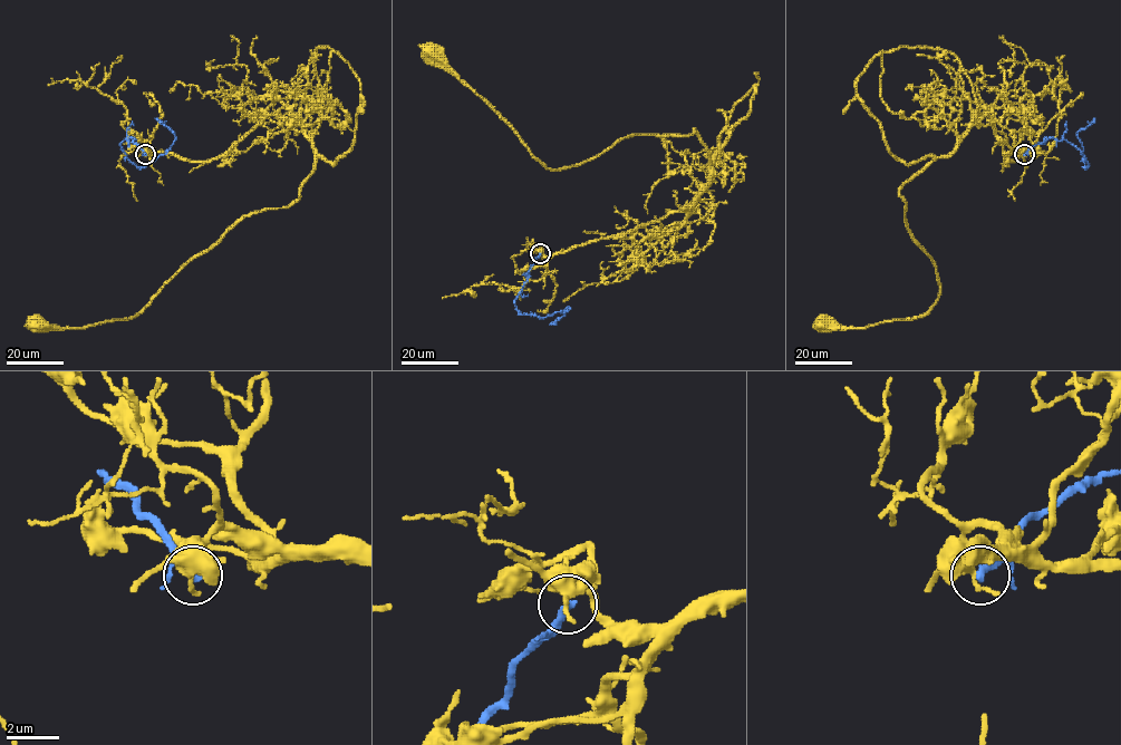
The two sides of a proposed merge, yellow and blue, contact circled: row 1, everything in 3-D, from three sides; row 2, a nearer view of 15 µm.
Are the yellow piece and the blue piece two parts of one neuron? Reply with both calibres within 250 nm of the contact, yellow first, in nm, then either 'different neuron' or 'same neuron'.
calibres 420 and 320 nm; different neuron

